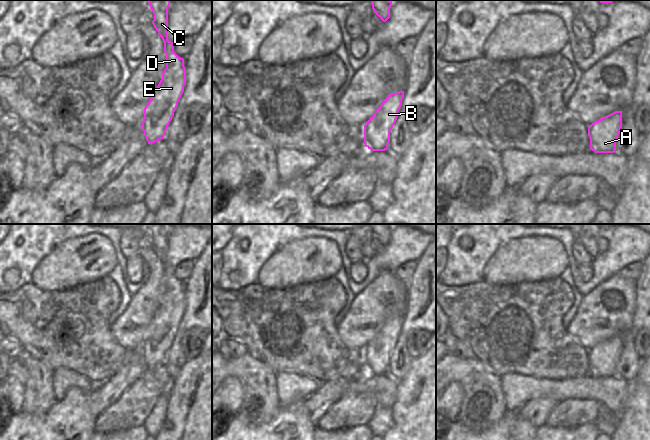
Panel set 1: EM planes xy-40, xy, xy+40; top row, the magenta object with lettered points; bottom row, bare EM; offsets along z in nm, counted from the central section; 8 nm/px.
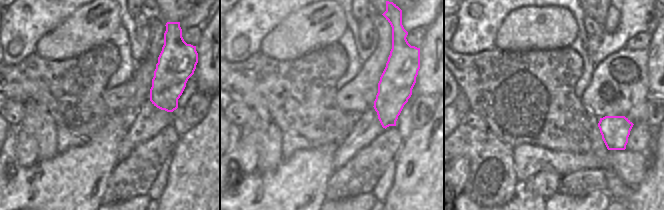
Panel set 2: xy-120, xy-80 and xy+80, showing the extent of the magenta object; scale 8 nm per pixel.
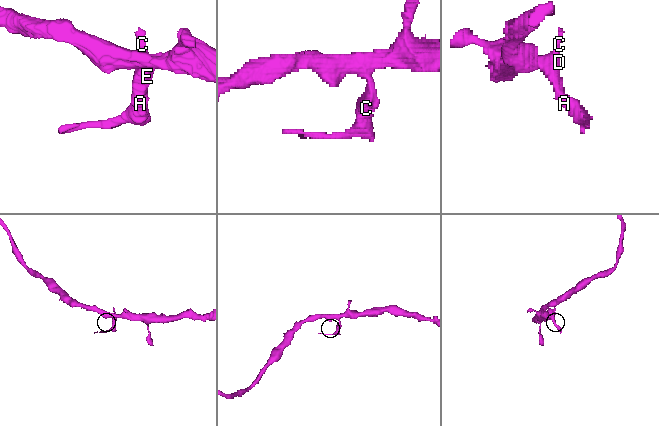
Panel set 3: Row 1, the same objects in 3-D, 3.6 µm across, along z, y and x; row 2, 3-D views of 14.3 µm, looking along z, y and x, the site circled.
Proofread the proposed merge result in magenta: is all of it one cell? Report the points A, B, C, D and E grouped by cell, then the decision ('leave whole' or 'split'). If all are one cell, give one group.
A / B C D E; split

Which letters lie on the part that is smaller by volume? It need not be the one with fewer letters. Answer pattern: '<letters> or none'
A.

